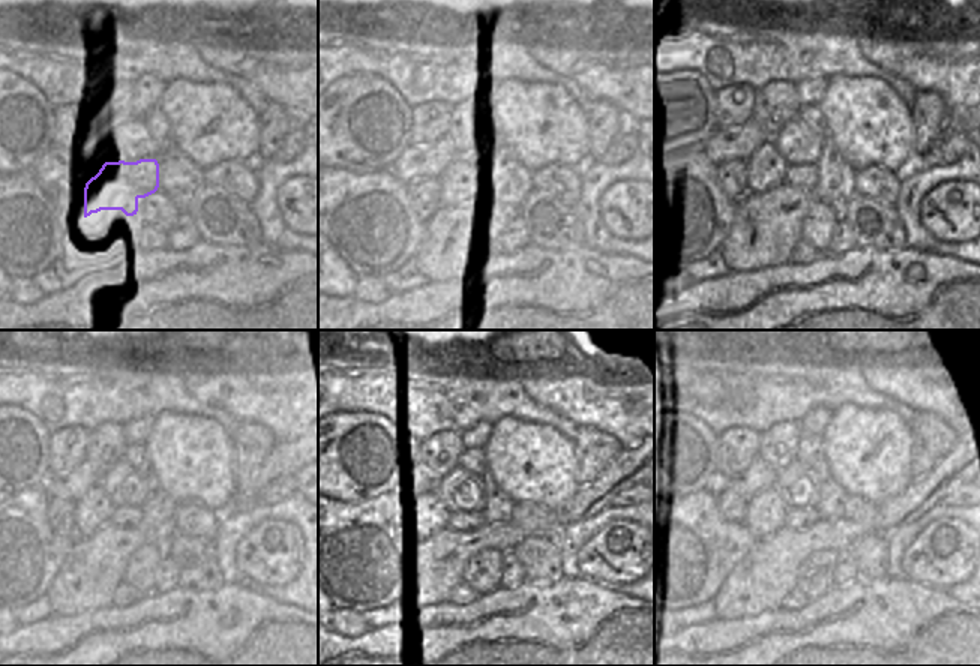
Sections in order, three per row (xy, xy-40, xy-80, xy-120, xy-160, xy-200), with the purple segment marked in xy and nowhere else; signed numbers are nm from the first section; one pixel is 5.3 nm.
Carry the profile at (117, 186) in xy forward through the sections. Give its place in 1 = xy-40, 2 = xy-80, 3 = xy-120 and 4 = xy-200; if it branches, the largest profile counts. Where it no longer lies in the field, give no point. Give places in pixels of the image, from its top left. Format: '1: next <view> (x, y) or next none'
1: next xy-40 (459, 182)
2: next xy-80 (803, 177)
3: next xy-120 (123, 516)
4: next xy-200 (796, 519)

